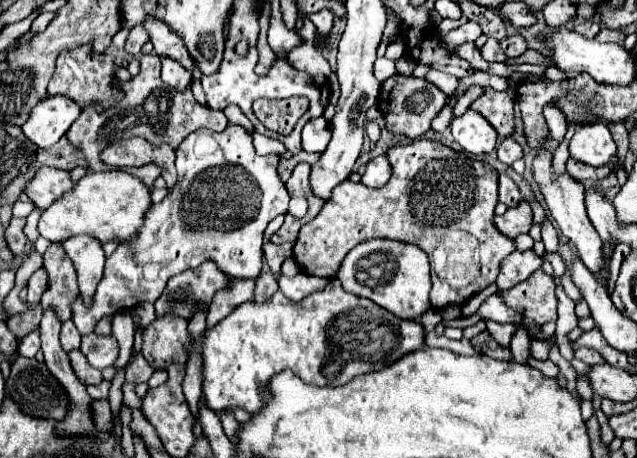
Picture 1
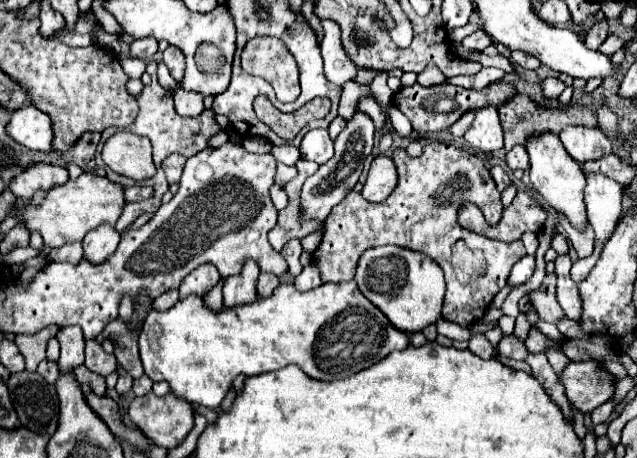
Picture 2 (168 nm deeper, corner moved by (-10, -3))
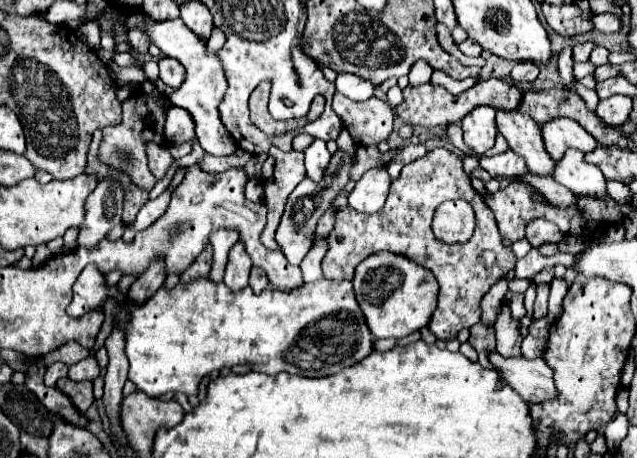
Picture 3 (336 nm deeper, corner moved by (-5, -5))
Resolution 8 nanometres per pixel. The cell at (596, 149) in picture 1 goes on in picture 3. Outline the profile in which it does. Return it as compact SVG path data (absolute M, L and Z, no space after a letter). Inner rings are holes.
M553 118L541 126L541 136L545 150L553 160L559 160L567 148L577 148L581 152L591 152L597 140L573 118Z

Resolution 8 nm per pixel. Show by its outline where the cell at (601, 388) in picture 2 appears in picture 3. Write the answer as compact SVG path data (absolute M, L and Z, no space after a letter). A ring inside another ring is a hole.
M491 352L489 362L499 372L499 380L511 386L525 402L533 404L555 398L551 368L541 358L505 358L499 352Z

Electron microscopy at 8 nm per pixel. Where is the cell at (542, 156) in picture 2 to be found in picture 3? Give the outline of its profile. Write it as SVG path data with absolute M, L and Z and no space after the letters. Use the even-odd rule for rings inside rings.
M497 110L495 124L499 134L507 140L509 148L523 156L531 174L549 176L555 160L543 150L543 138L539 134L539 124L533 122L527 114L521 112L505 112Z

